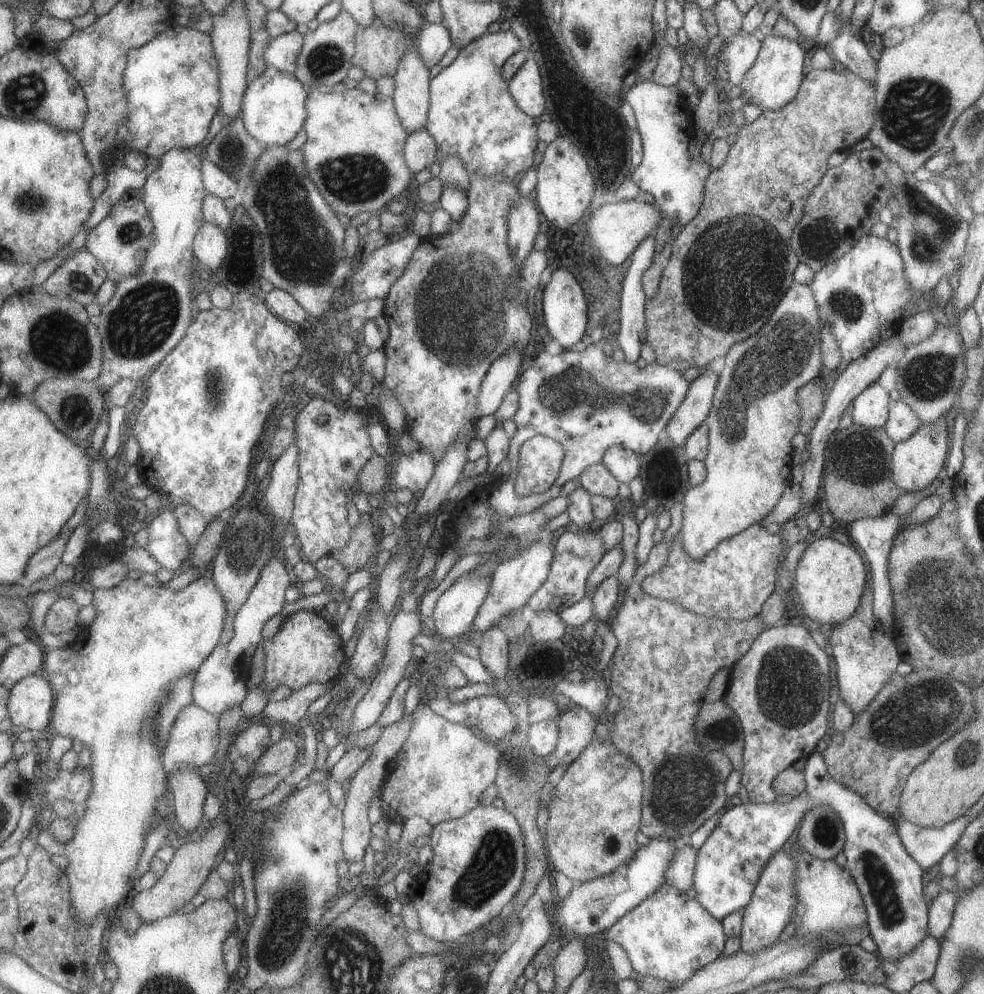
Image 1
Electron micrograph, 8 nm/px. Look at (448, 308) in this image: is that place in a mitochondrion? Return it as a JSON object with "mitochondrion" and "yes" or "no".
{"mitochondrion":"yes"}

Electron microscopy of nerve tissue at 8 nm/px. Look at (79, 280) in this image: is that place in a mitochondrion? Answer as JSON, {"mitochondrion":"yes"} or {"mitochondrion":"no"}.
{"mitochondrion":"yes"}

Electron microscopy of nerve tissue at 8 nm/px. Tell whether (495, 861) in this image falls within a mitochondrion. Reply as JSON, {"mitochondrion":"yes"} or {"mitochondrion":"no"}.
{"mitochondrion":"yes"}

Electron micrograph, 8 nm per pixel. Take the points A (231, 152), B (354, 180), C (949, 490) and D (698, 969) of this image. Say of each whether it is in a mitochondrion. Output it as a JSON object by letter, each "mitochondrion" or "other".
{"A":"mitochondrion","B":"mitochondrion","C":"other","D":"other"}

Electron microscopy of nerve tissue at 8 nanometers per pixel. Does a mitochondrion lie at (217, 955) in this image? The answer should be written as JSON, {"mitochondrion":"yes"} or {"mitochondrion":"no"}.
{"mitochondrion":"no"}

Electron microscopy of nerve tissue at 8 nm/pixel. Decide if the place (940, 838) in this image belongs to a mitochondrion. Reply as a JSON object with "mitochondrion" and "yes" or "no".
{"mitochondrion":"no"}

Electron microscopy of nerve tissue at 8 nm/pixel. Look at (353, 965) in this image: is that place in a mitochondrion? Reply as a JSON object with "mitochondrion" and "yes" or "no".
{"mitochondrion":"yes"}

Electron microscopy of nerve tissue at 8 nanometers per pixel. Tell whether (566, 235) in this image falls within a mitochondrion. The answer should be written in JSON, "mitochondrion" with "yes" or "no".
{"mitochondrion":"no"}

